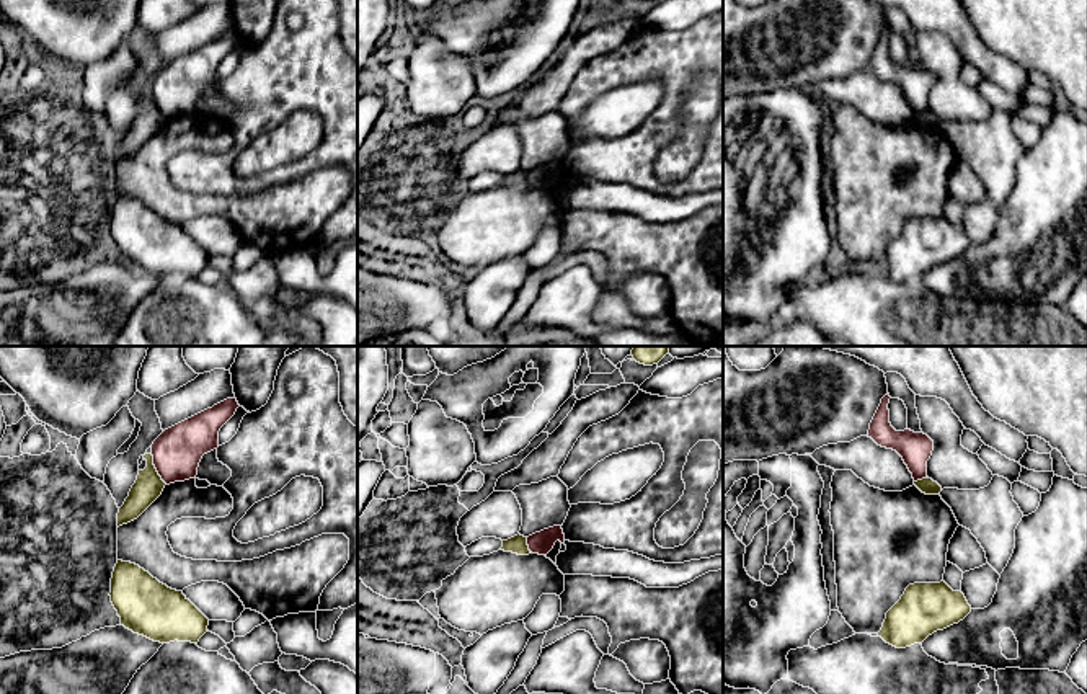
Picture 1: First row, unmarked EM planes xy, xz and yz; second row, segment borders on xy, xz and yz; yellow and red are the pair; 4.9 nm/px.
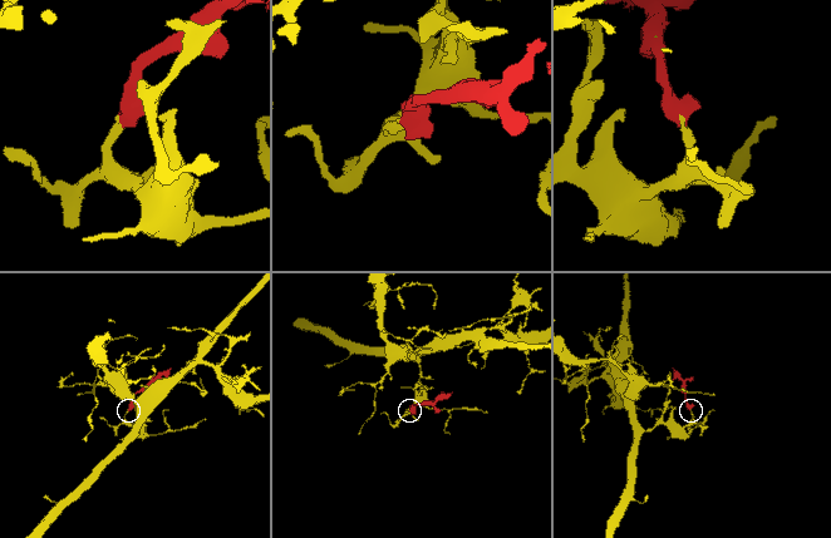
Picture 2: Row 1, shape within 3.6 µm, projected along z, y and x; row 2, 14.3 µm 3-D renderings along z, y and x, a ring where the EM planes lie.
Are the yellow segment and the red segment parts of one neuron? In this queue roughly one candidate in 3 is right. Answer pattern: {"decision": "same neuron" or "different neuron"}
{"decision": "different neuron"}

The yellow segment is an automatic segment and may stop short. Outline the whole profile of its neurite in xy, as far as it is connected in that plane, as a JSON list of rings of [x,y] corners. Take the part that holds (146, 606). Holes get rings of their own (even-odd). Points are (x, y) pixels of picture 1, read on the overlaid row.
[[[118,560],[111,578],[111,603],[121,625],[153,642],[197,643],[209,619],[183,594],[135,563]]]

